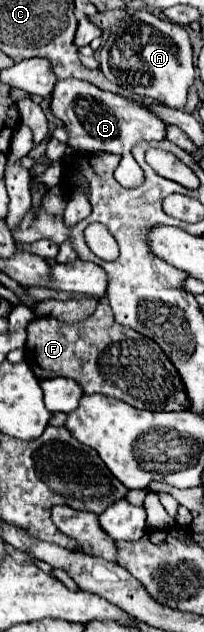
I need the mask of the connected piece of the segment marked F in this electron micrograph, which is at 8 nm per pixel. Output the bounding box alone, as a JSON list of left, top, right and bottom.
[25,298,187,412]

